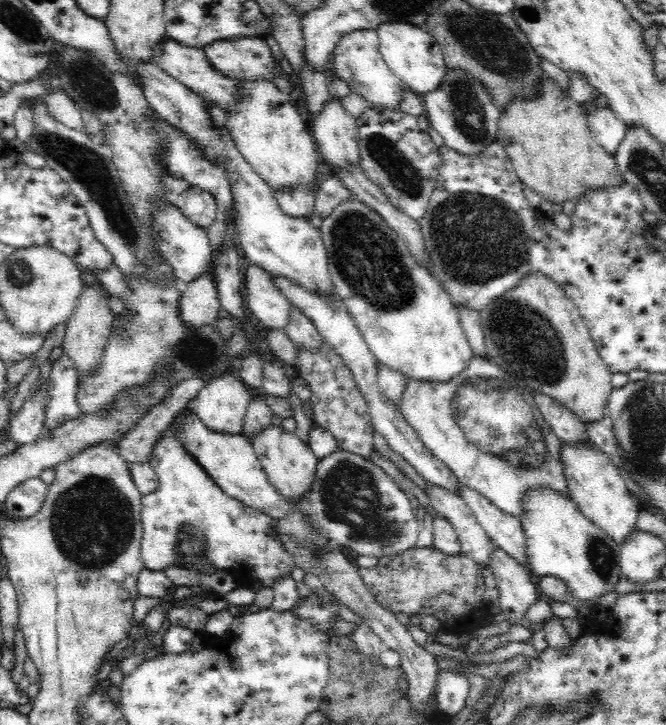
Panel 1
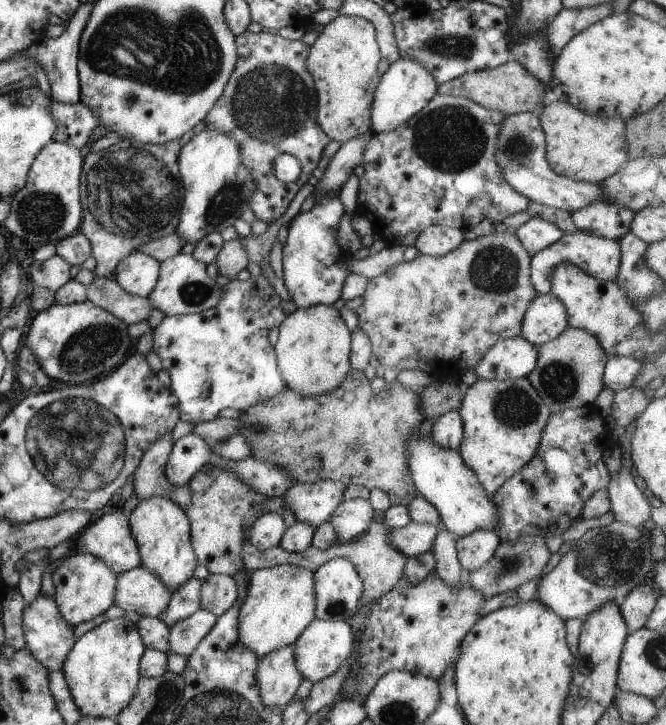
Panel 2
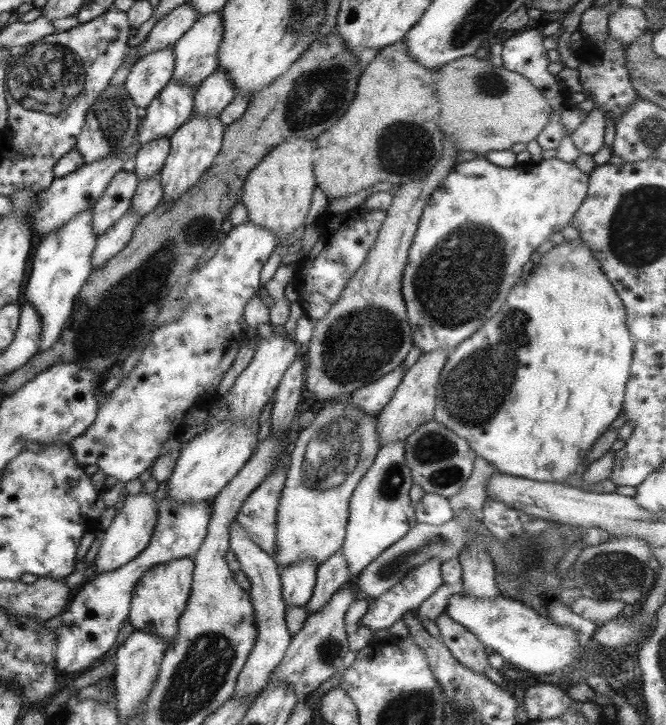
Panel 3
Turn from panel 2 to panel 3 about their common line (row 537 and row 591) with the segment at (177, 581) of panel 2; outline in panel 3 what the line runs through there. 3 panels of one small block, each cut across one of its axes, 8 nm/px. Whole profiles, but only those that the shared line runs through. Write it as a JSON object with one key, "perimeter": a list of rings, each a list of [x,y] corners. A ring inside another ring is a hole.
{"perimeter":[[[190,557],[172,559],[146,571],[136,583],[129,610],[128,620],[135,629],[156,633],[164,639],[166,646],[178,635],[178,621],[186,610],[193,583],[194,561]]]}

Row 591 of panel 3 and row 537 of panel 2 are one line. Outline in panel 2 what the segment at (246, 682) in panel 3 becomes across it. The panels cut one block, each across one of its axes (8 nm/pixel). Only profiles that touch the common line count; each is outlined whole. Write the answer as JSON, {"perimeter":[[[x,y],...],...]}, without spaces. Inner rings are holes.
{"perimeter":[[[281,511],[266,512],[254,522],[249,539],[260,550],[266,551],[280,544],[286,529]]]}

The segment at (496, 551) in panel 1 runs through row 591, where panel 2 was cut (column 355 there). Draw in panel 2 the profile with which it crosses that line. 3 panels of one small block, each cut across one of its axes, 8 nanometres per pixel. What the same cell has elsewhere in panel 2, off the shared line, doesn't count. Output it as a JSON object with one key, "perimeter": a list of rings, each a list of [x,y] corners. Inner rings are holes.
{"perimeter":[[[360,497],[351,500],[343,499],[329,521],[334,526],[339,541],[350,542],[369,528],[374,518],[374,511],[369,499]]]}

